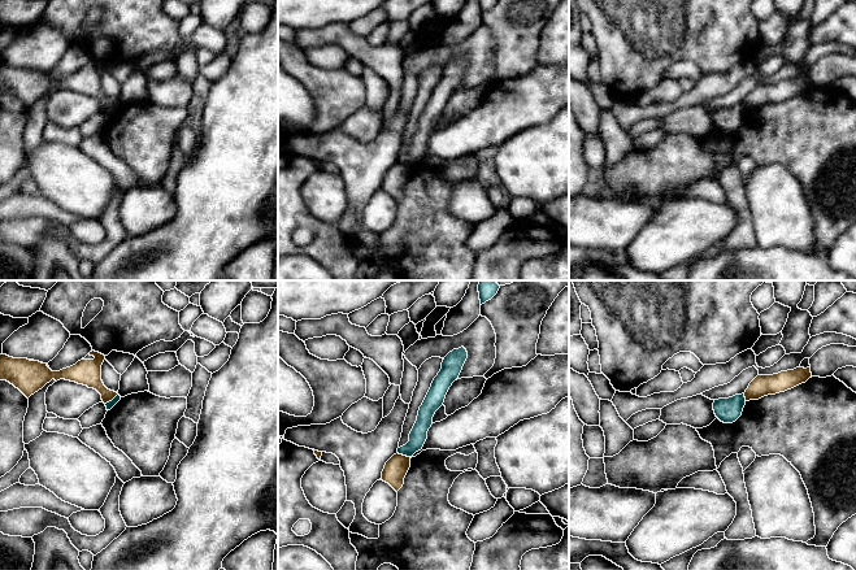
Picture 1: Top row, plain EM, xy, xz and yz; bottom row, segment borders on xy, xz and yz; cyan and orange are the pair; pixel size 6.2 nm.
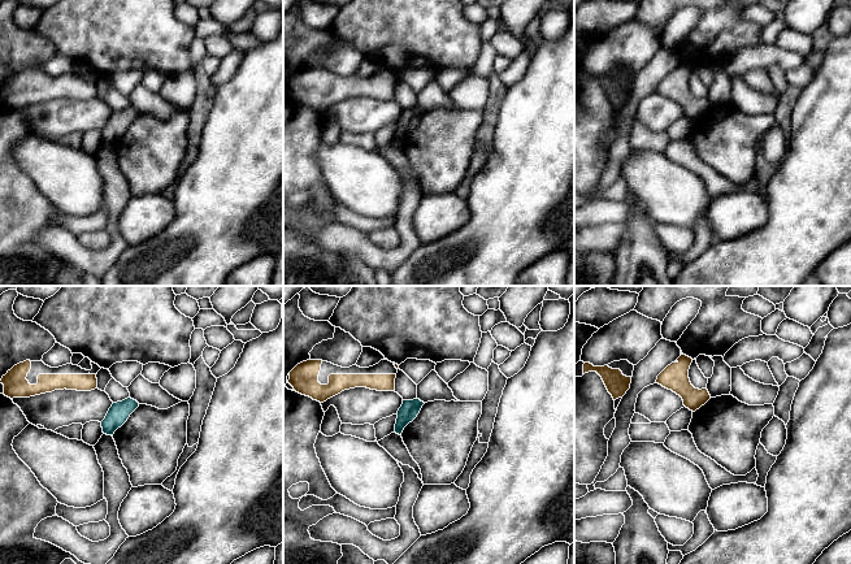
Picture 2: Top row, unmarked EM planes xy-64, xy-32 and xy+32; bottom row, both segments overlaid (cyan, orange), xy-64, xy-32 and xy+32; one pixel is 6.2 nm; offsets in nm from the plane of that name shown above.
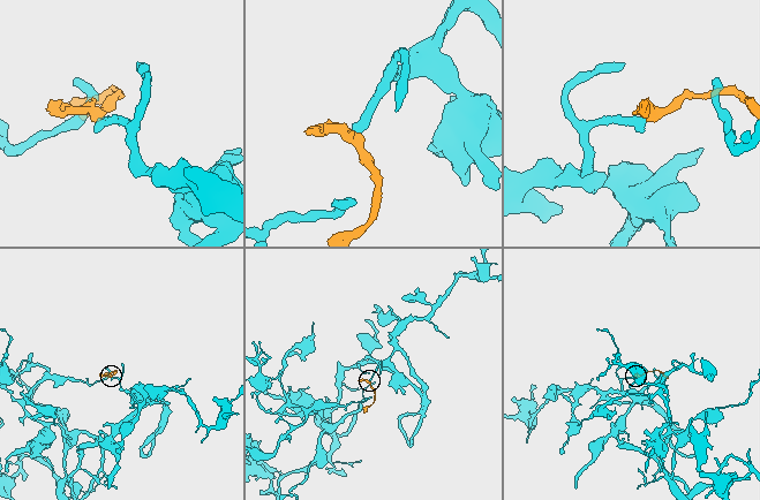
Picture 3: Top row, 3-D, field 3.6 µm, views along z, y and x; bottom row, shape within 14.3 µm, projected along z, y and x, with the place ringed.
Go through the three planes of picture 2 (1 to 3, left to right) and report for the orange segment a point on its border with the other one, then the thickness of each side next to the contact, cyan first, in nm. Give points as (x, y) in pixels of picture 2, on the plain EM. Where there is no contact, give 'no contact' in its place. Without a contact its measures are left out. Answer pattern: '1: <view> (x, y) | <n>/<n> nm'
1: no contact
2: no contact
3: no contact

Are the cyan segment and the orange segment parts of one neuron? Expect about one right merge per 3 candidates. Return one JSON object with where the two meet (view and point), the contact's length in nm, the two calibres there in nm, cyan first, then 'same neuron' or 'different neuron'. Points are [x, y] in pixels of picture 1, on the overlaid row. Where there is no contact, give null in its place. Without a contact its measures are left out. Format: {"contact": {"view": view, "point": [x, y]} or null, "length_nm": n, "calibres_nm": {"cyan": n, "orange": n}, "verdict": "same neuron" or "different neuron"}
{"contact": {"view": "xz", "point": [404, 455]}, "length_nm": 90, "calibres_nm": {"cyan": 110, "orange": 140}, "verdict": "different neuron"}

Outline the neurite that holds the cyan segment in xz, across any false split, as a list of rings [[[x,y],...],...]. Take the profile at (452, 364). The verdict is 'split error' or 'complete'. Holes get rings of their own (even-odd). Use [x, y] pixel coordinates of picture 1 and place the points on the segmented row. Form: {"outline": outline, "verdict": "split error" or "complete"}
{"outline": [[[464,347],[449,352],[443,362],[442,369],[434,378],[431,387],[420,406],[417,421],[409,434],[409,441],[397,448],[397,453],[410,457],[422,449],[427,431],[433,425],[435,412],[443,405],[446,395],[455,380],[457,380],[462,366],[468,358],[468,352]]], "verdict": "complete"}

